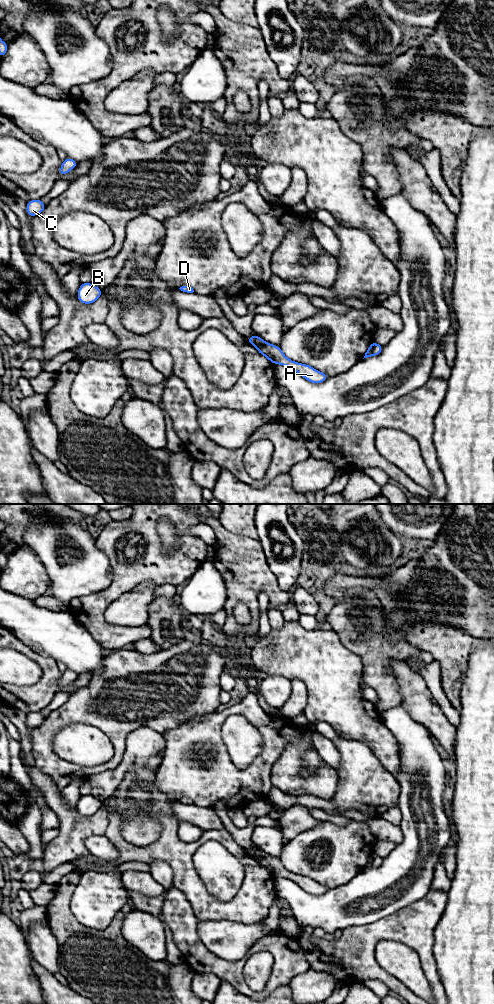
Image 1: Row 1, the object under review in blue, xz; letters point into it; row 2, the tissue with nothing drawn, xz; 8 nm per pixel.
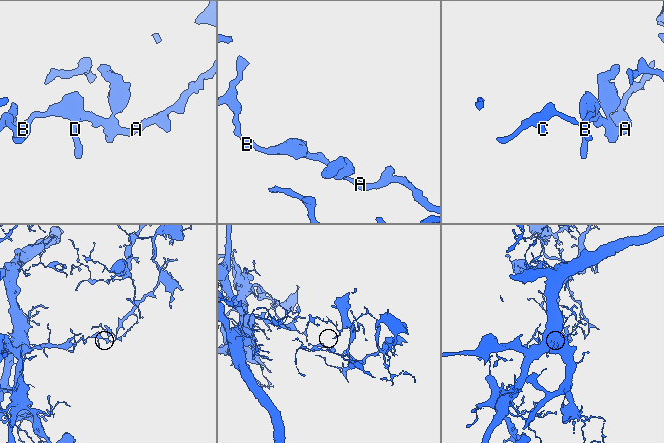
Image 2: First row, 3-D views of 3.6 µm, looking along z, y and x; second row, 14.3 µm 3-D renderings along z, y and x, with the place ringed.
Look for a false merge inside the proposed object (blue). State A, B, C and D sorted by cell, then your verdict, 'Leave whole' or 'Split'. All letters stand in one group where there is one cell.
Groups: A / B C D. Split

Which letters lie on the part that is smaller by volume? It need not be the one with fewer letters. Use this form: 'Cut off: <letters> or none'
Cut off: A

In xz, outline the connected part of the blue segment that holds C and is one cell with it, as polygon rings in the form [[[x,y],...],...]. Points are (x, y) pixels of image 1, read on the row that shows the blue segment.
[[[30,200],[27,202],[26,212],[29,216],[36,216],[42,213],[45,209],[46,205],[40,200]]]

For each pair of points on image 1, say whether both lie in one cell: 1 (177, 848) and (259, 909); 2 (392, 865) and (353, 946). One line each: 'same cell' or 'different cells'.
1: same cell
2: different cells

